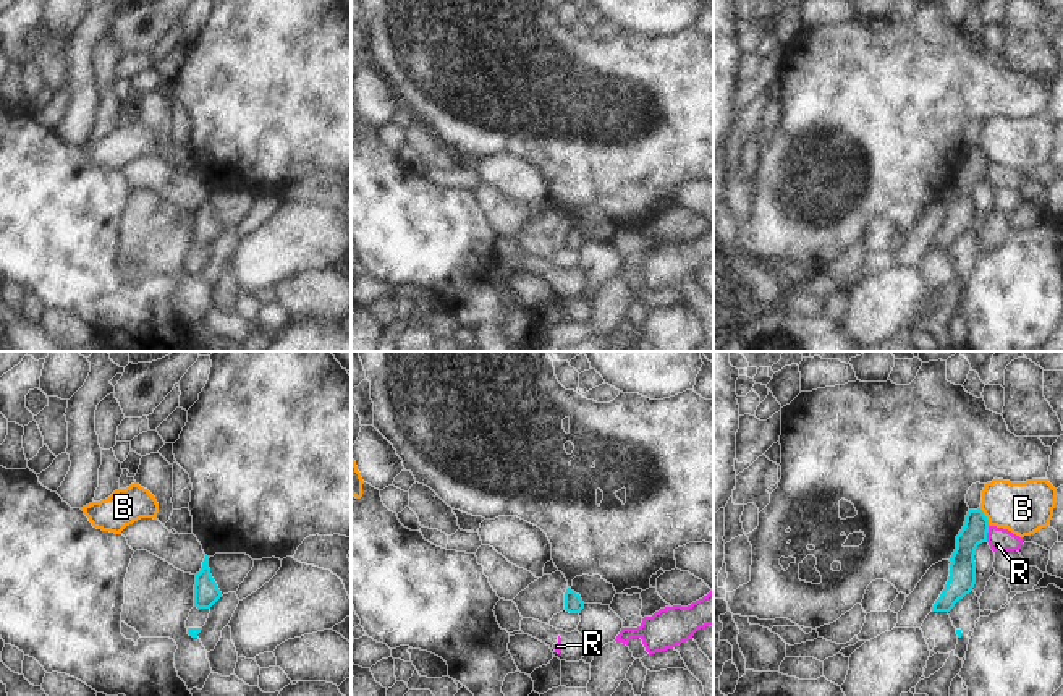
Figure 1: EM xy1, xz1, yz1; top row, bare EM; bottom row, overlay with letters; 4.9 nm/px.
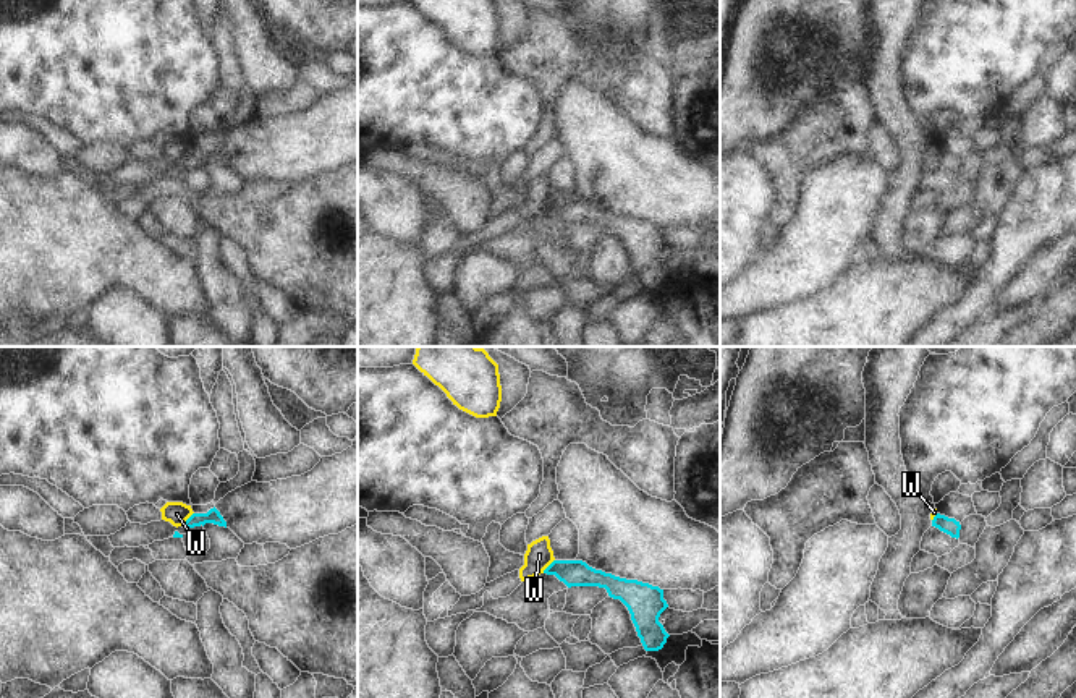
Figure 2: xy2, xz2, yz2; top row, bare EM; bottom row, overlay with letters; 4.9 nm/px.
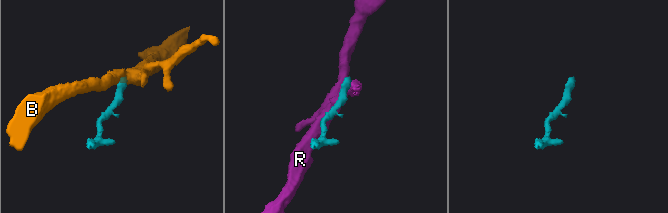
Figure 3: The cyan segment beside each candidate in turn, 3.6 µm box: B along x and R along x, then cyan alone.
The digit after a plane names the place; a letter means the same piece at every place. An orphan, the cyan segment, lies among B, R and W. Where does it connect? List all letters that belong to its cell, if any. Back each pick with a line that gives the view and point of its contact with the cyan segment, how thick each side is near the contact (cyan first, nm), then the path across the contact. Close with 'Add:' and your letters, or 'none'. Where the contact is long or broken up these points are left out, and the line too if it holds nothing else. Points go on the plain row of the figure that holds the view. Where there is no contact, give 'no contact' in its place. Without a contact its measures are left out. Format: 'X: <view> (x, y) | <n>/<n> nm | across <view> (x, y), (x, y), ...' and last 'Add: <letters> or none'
Add: none

